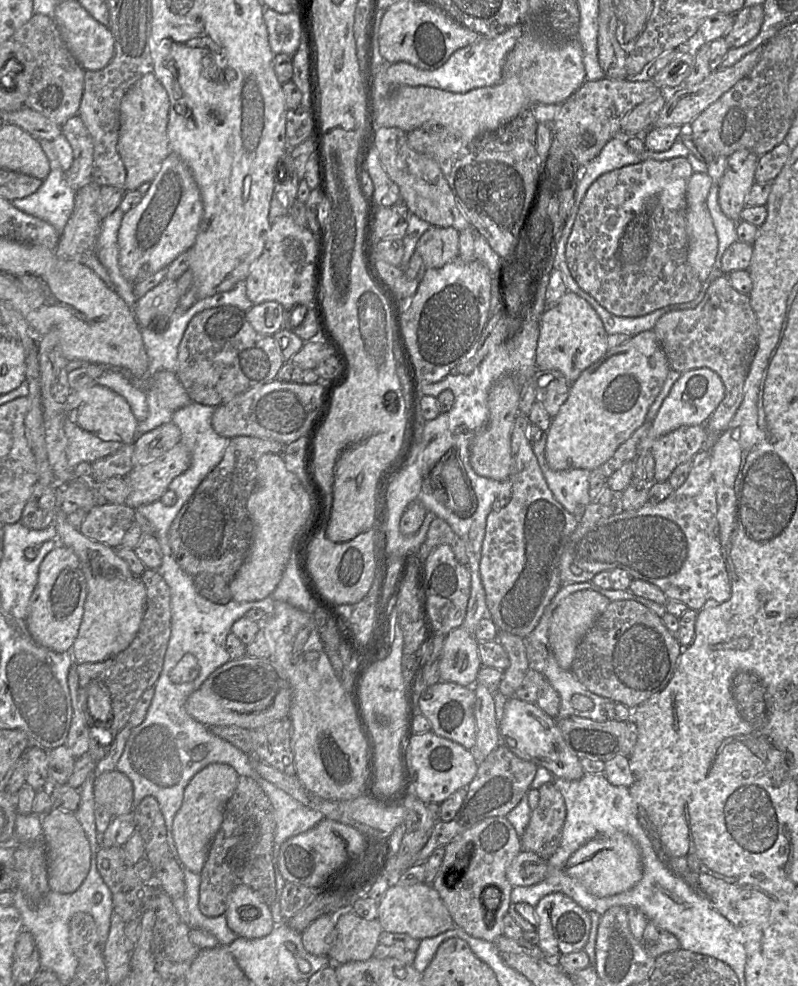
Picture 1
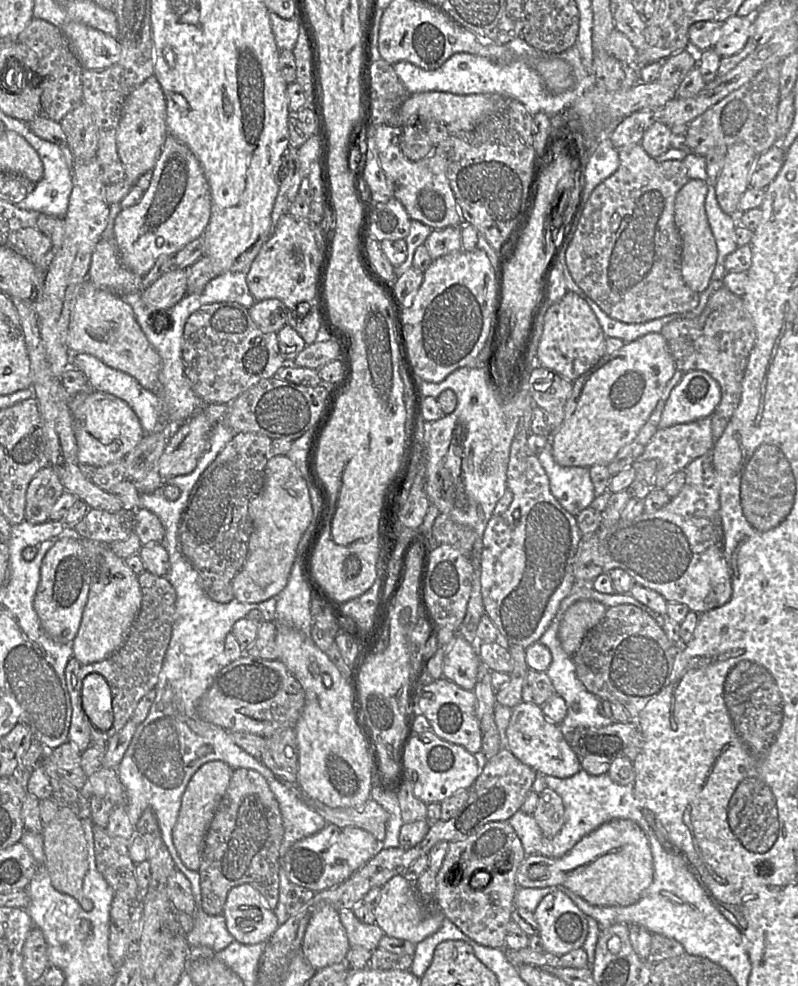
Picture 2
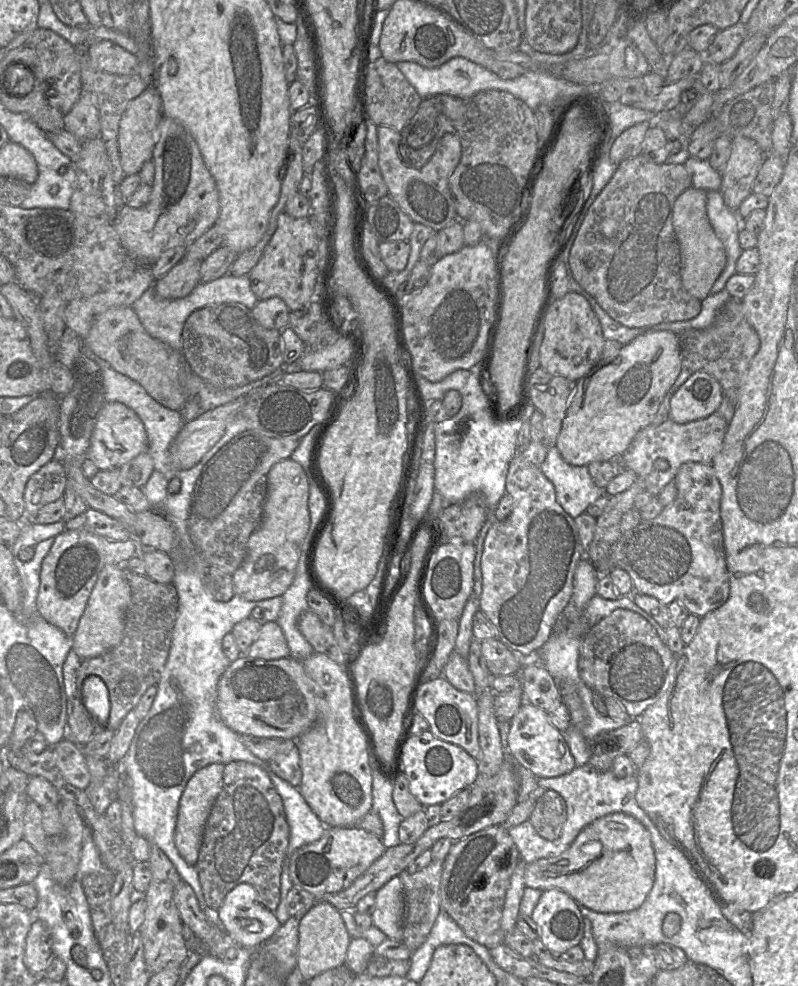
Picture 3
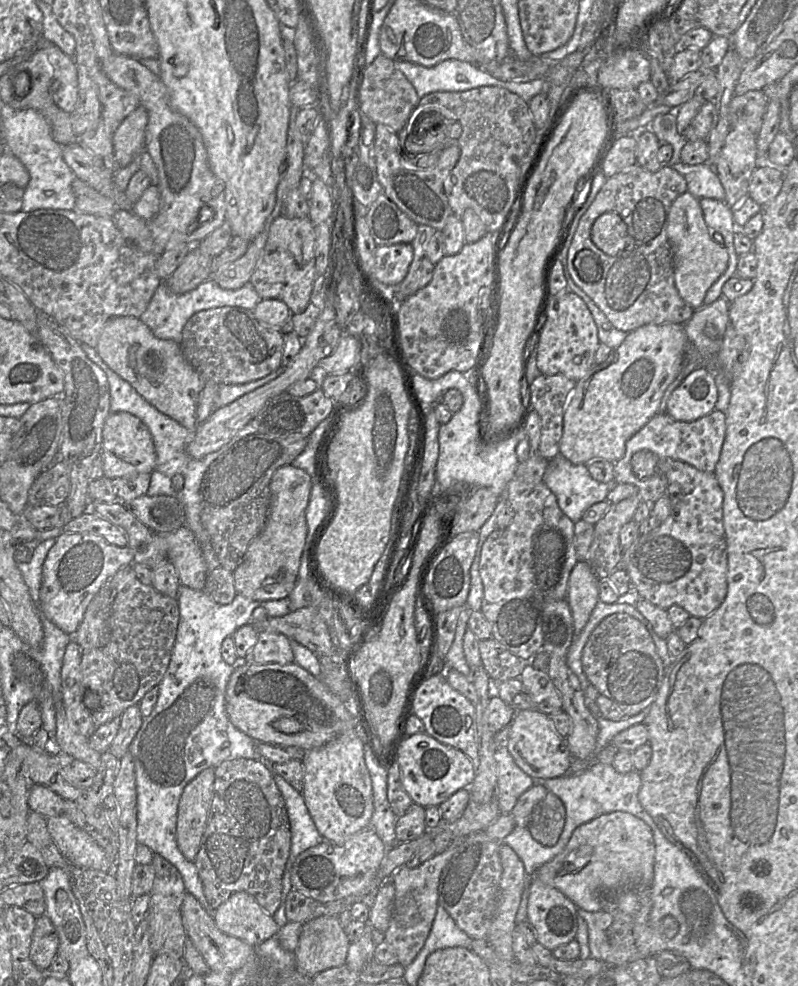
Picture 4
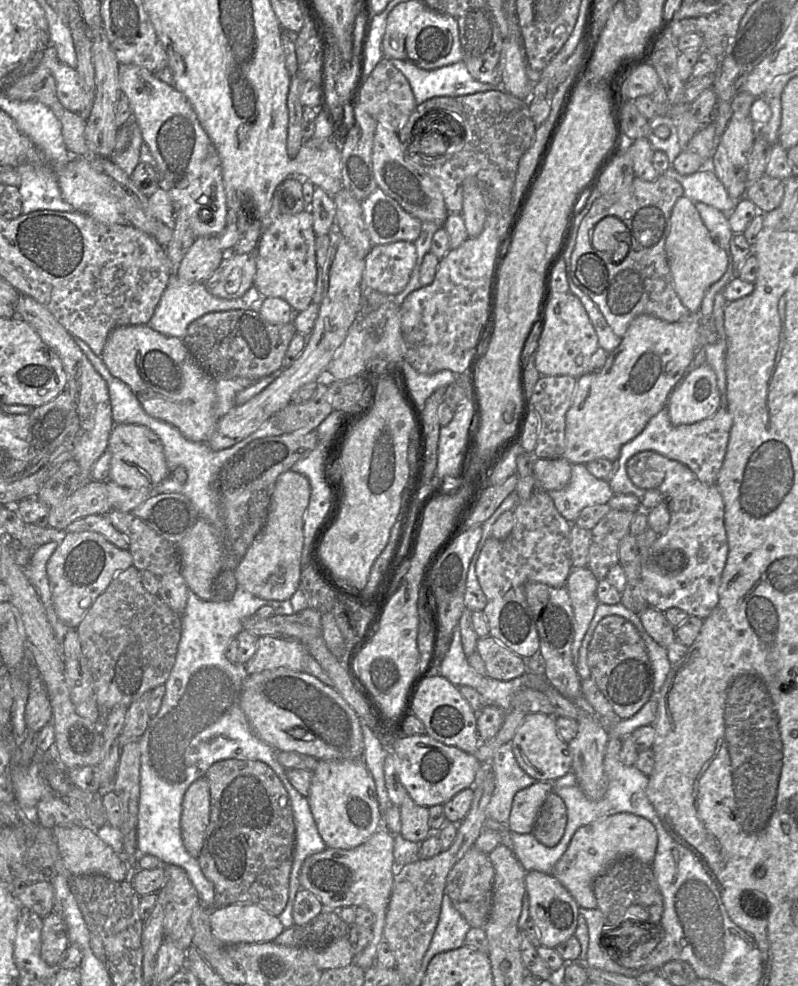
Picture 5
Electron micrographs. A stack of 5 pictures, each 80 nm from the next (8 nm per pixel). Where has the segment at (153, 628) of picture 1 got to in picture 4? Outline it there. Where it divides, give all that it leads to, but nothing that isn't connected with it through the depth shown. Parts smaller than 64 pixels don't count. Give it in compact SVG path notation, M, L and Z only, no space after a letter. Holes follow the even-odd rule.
M133 566L121 568L108 581L114 589L114 599L108 617L109 641L102 647L82 650L82 679L85 687L84 703L92 712L99 727L116 717L121 717L130 706L139 704L143 697L162 681L172 655L180 611L177 598L158 592L152 585L145 585L137 578Z

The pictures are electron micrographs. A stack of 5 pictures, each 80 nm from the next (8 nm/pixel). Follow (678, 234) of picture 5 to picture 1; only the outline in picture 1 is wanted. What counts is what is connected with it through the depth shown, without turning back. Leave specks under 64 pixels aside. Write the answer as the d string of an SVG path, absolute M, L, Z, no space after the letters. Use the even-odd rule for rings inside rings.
M693 172L686 187L688 263L701 282L708 278L718 251L717 234L707 207L712 184L708 173Z

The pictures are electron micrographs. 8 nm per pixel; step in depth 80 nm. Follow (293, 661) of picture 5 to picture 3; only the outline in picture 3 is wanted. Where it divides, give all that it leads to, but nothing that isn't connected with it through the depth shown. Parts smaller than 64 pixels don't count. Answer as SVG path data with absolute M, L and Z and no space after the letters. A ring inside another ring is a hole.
M266 622L261 625L257 639L245 655L263 660L290 657L286 638L277 622Z

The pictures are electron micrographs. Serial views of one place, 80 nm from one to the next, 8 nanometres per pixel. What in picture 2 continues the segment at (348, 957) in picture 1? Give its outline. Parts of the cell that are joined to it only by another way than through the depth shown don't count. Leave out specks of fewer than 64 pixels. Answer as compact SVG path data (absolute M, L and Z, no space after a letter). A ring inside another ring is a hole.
M342 910L339 915L350 947L360 946L370 952L378 948L379 941L385 933L376 923L369 925L360 922L353 910Z

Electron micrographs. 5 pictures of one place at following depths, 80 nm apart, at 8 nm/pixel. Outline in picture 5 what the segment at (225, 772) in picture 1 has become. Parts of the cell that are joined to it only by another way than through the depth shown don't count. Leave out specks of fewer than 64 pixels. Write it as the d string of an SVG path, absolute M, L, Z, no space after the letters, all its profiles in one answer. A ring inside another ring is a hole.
M205 776L194 781L182 801L181 832L186 850L198 858L210 823L210 787Z

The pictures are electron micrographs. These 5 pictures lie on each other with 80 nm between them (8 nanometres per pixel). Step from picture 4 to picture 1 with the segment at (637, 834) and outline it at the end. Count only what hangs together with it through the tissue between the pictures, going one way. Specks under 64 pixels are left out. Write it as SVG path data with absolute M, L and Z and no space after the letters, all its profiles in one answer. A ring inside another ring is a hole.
M625 833L601 835L582 845L570 856L565 865L565 872L593 896L619 894L634 887L642 878L640 850L637 843ZM521 850L506 871L509 883L514 886L530 886L545 879L548 862L531 851Z

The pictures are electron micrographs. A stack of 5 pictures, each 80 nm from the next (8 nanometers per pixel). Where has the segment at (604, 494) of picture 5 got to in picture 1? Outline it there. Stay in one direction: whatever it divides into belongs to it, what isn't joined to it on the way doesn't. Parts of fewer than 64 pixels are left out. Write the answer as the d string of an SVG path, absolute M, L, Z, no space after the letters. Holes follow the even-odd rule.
M544 432L538 441L532 443L533 451L553 496L569 513L573 514L578 507L586 507L591 503L589 497L590 470L552 470L546 461L546 442L547 432Z

